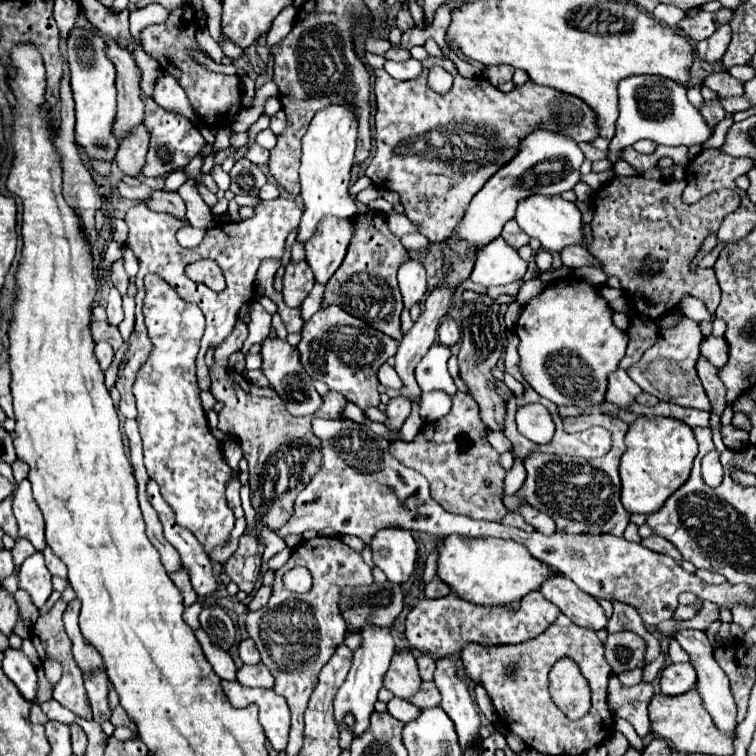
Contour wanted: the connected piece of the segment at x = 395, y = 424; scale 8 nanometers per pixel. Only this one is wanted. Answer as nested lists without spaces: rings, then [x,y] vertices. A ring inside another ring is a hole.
[[[403,397],[389,399],[389,405],[385,409],[385,413],[387,413],[387,425],[391,429],[395,429],[395,431],[401,429],[401,425],[407,419],[409,411],[411,411],[411,403],[407,403],[407,399],[403,399]]]

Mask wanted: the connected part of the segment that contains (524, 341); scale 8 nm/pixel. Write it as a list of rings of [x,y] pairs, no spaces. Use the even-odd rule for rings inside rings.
[[[549,283],[531,299],[517,321],[521,373],[545,399],[559,407],[603,403],[607,375],[617,371],[629,337],[611,321],[611,309],[589,283]]]

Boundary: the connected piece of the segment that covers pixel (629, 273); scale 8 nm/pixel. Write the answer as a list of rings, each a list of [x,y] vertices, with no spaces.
[[[641,175],[633,177],[613,177],[611,183],[607,183],[603,189],[599,189],[593,195],[593,245],[591,255],[599,259],[603,265],[603,271],[609,275],[619,277],[623,291],[629,295],[629,299],[635,303],[635,309],[641,317],[647,319],[661,319],[667,311],[673,311],[679,307],[685,295],[697,295],[701,299],[709,313],[715,313],[719,301],[721,301],[721,289],[715,277],[715,269],[703,269],[693,263],[697,249],[701,249],[703,239],[719,227],[721,219],[735,211],[739,207],[739,195],[731,189],[719,189],[705,199],[699,199],[697,203],[683,203],[681,193],[685,189],[685,179],[645,179]]]

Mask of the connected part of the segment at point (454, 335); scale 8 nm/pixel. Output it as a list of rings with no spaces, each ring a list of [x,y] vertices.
[[[443,321],[439,327],[439,341],[447,347],[455,345],[459,341],[459,325],[455,321]]]

